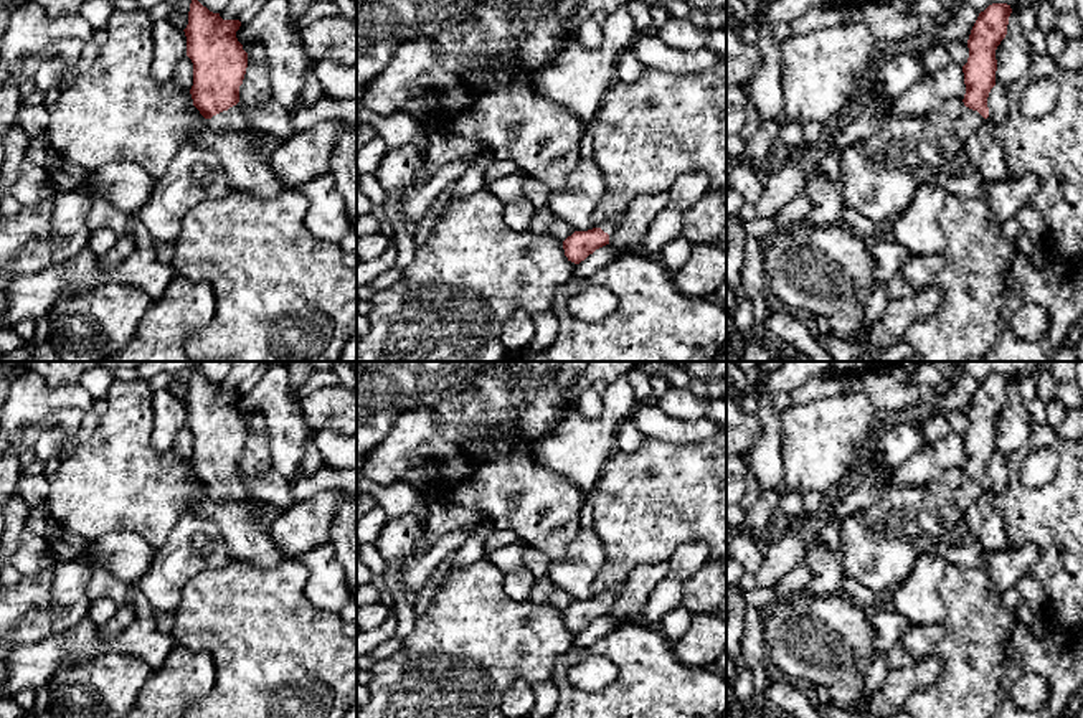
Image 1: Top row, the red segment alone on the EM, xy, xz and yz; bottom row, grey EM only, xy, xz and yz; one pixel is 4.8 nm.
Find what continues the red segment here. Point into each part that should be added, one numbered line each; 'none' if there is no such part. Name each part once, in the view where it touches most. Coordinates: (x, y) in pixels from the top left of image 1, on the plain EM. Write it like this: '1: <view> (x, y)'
1: xy (233, 489)

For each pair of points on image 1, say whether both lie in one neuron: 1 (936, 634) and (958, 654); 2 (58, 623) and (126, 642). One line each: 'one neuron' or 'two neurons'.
1: two neurons
2: two neurons

